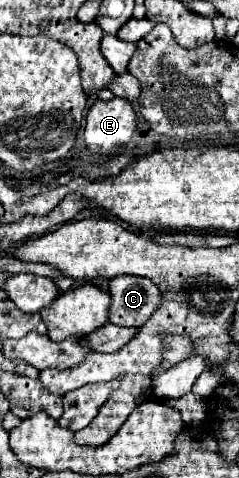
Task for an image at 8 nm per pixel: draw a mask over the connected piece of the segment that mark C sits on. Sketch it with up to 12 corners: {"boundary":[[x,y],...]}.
{"boundary":[[138,276],[112,278],[108,322],[142,328],[162,302]]}

